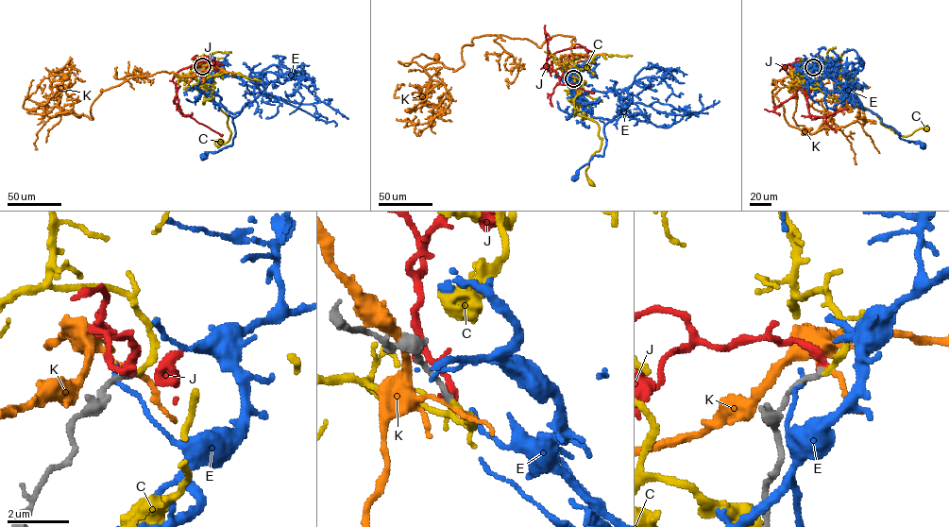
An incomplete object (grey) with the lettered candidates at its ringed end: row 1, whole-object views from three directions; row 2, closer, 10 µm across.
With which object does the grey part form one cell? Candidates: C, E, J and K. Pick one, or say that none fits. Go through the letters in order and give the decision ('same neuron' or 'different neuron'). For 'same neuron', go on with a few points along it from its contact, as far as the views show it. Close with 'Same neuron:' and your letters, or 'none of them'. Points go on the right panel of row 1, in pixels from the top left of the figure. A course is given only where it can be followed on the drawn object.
C: same neuron; course (814, 67), (828, 65), (844, 71), (860, 104), (895, 133), (908, 136), (925, 127)
E: different neuron
J: different neuron
K: different neuron
Same neuron: C

